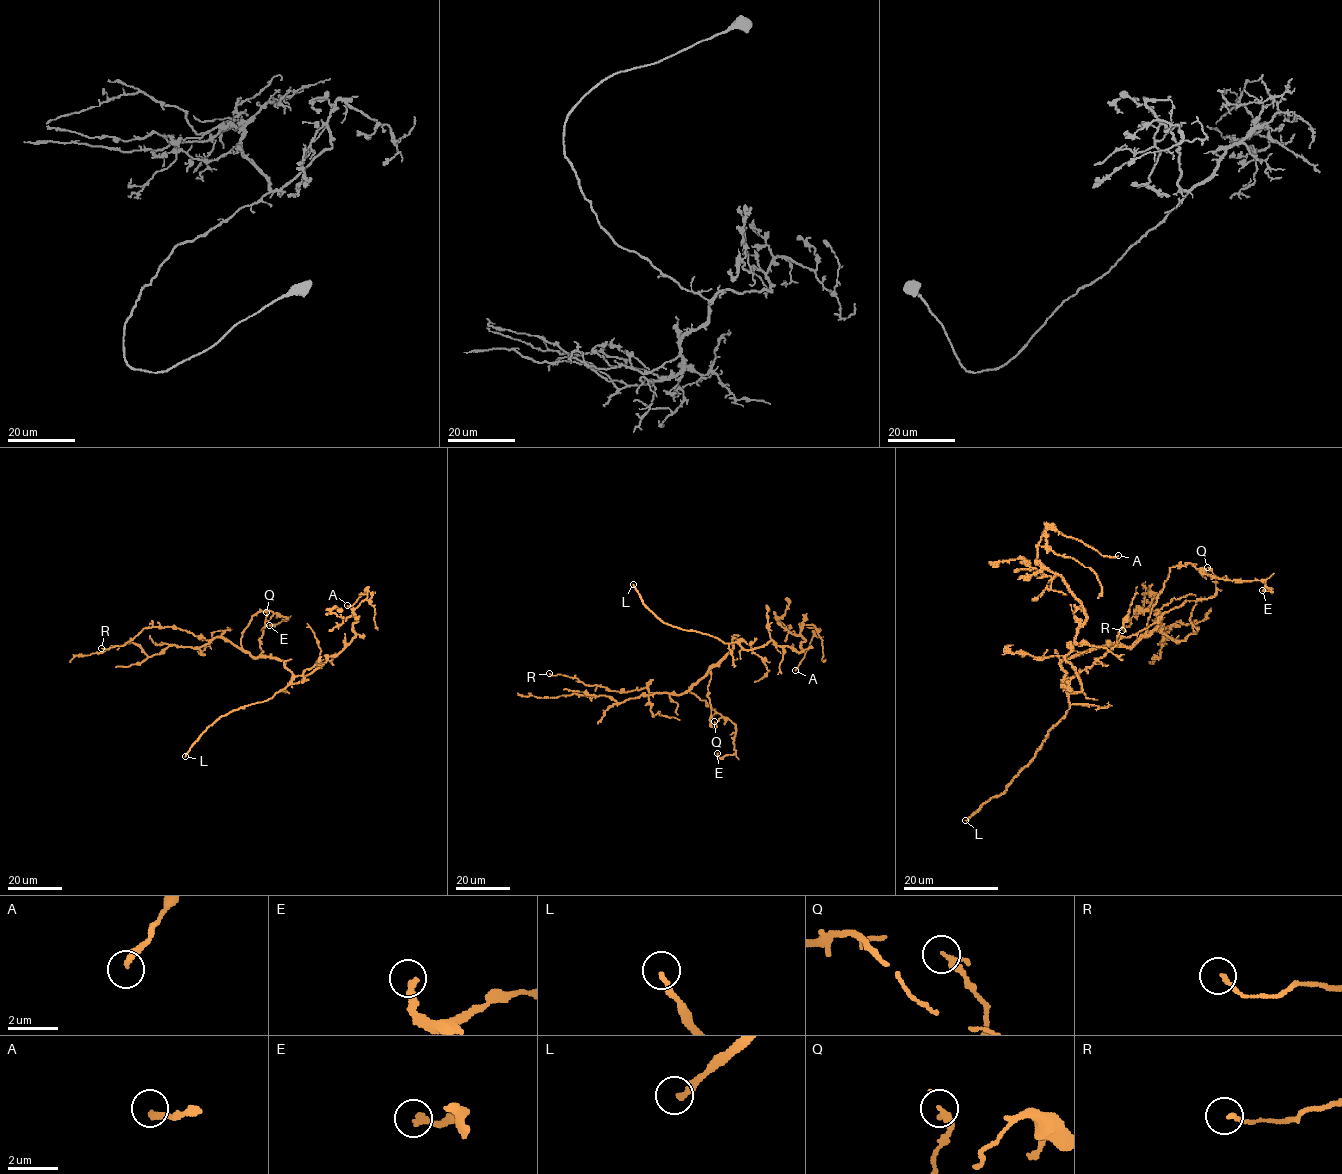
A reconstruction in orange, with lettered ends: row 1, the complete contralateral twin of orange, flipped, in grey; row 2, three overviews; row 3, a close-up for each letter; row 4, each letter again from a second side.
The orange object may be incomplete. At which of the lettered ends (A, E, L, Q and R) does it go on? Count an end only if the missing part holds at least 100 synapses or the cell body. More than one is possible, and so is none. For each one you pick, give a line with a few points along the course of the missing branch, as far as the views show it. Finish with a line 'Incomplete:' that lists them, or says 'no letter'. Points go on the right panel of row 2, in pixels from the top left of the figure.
Incomplete: L

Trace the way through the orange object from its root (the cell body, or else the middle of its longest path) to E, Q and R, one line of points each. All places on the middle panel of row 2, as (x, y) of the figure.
E: (724, 656), (689, 687), (735, 725), (735, 752), (721, 757), (717, 753)
Q: (724, 656), (709, 670), (707, 697), (712, 726), (714, 721)
R: (724, 656), (679, 694), (650, 692), (646, 687), (609, 691), (596, 685), (586, 685), (576, 678), (549, 673)

